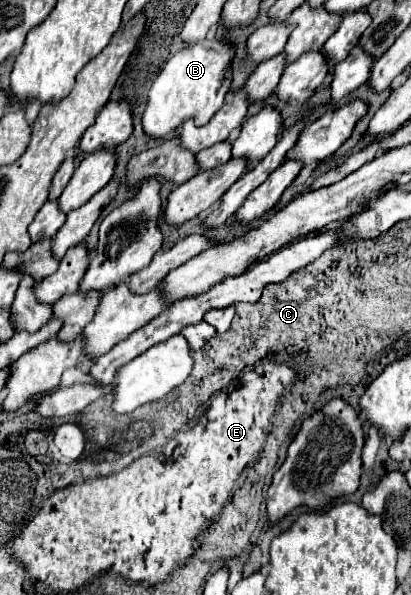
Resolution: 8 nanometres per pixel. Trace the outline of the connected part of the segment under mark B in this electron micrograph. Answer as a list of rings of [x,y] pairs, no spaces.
[[[203,40],[195,44],[183,44],[183,48],[163,66],[153,88],[149,90],[147,108],[143,114],[143,128],[149,136],[161,138],[175,132],[185,120],[195,118],[195,124],[203,126],[223,106],[231,86],[229,66],[235,58],[233,44],[223,40]]]

